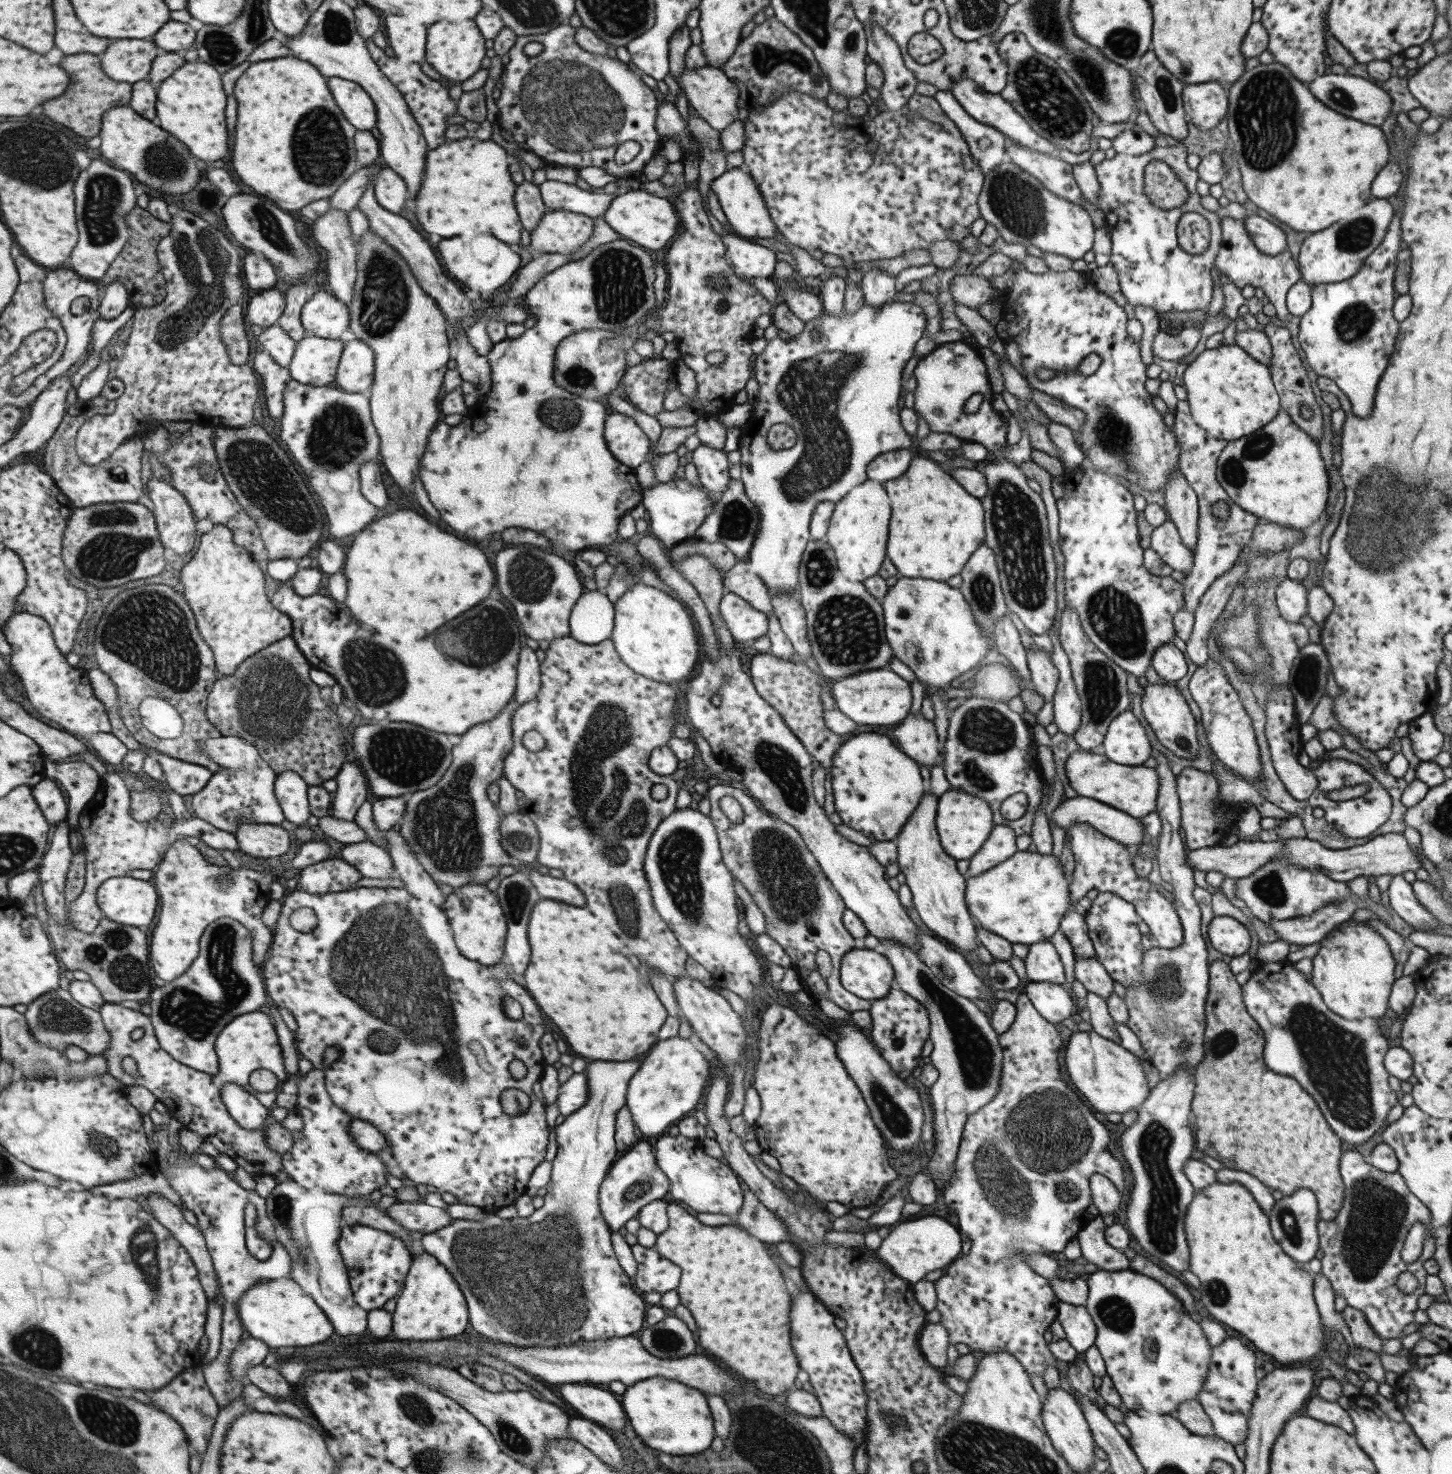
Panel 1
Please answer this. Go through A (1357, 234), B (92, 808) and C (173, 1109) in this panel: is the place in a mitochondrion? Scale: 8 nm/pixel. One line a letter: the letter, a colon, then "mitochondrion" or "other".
A: mitochondrion
B: other
C: other

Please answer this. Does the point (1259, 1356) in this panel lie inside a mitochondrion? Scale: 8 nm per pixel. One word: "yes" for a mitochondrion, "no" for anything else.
no

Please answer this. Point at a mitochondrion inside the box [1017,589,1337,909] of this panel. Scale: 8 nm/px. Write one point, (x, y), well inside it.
(1102, 689)

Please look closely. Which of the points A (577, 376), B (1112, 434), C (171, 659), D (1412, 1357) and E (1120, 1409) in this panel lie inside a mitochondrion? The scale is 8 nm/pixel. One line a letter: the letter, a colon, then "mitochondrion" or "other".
A: mitochondrion
B: mitochondrion
C: mitochondrion
D: other
E: other

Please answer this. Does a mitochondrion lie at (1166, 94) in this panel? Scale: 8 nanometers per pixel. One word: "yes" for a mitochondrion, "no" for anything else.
yes

